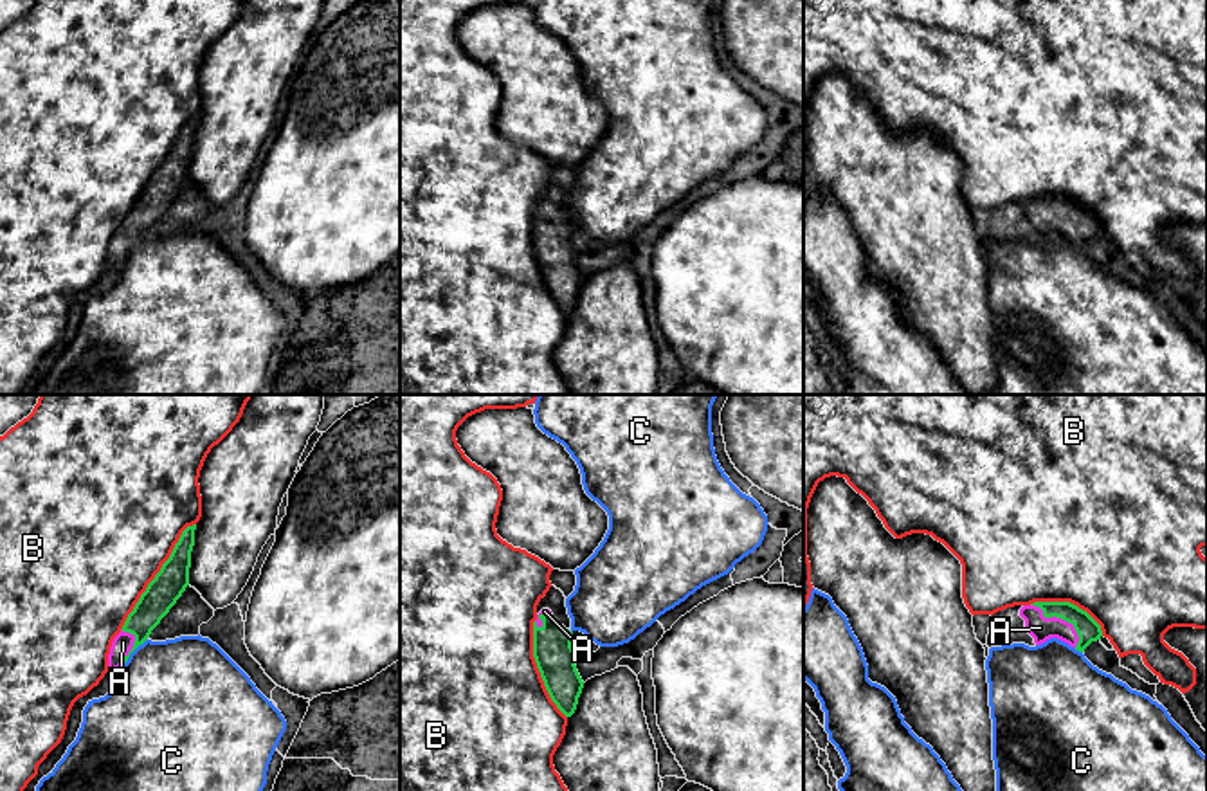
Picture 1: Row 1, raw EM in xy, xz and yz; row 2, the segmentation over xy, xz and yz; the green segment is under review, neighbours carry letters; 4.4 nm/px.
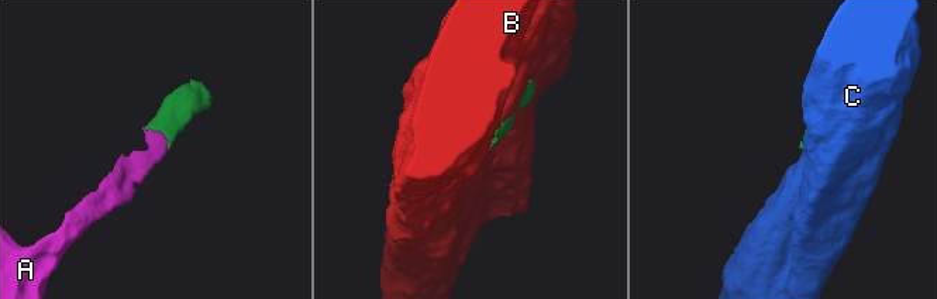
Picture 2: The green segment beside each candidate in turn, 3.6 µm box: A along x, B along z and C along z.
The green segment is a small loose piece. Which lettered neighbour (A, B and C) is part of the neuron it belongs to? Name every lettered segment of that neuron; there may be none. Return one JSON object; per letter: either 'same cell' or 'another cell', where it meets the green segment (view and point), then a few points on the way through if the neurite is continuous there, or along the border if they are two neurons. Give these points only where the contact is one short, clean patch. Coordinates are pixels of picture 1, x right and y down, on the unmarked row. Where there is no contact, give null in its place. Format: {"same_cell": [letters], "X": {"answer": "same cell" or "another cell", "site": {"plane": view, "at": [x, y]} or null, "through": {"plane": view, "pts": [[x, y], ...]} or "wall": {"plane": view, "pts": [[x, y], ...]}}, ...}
{"same_cell": ["A"], "A": {"answer": "same cell", "site": {"plane": "yz", "at": [1061, 215]}, "through": {"plane": "yz", "pts": [[1087, 224], [1076, 224], [1061, 215], [1047, 217], [1040, 224]]}}, "B": {"answer": "another cell", "site": {"plane": "xy", "at": [155, 172]}}, "C": {"answer": "another cell", "site": {"plane": "xy", "at": [134, 245]}, "wall": {"plane": "xy", "pts": [[146, 235], [125, 260]]}}}

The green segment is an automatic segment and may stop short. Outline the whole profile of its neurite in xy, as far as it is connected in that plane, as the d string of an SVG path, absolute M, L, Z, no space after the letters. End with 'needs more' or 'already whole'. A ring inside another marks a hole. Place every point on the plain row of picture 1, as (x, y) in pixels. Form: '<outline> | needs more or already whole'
M196 121L187 123L175 141L169 155L148 180L133 207L128 211L121 229L113 234L108 250L108 267L124 261L130 250L142 241L160 216L189 182L191 148Z | needs more

